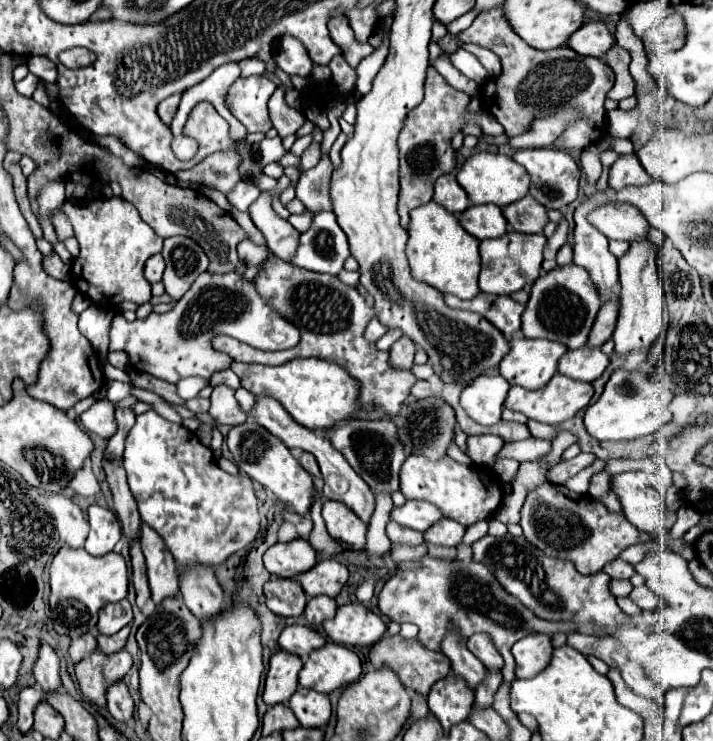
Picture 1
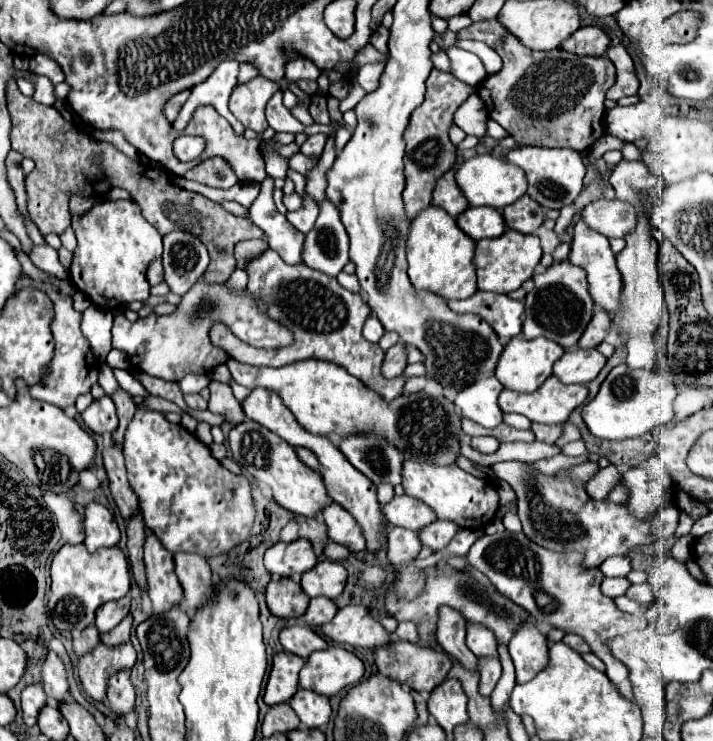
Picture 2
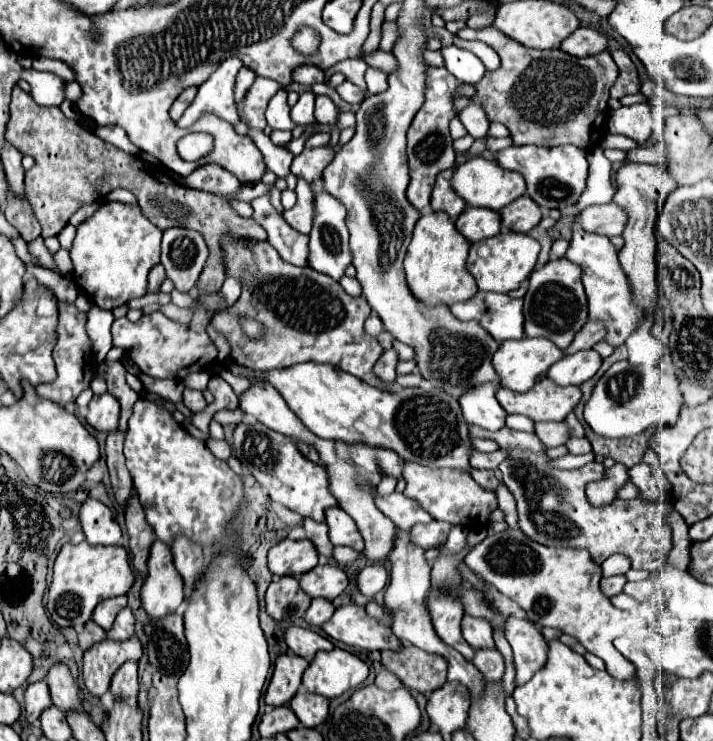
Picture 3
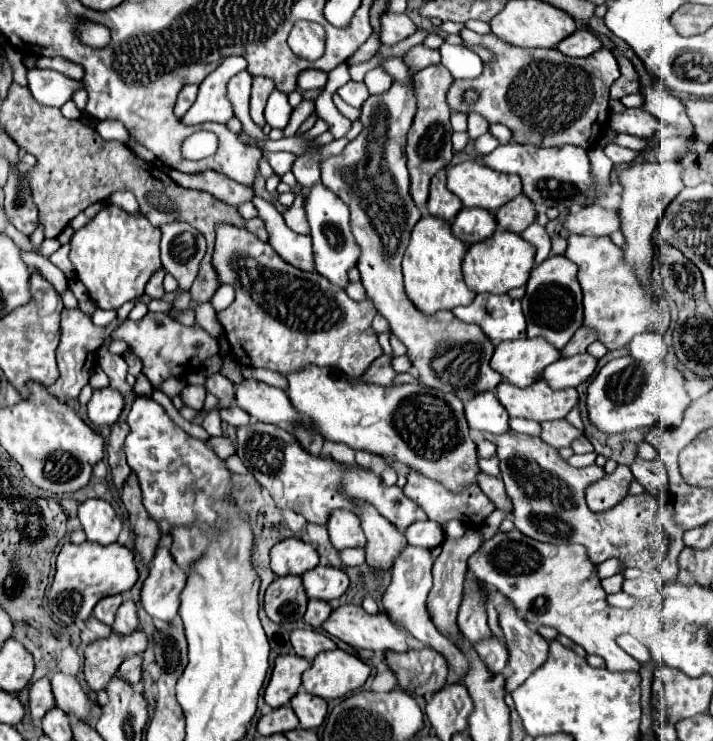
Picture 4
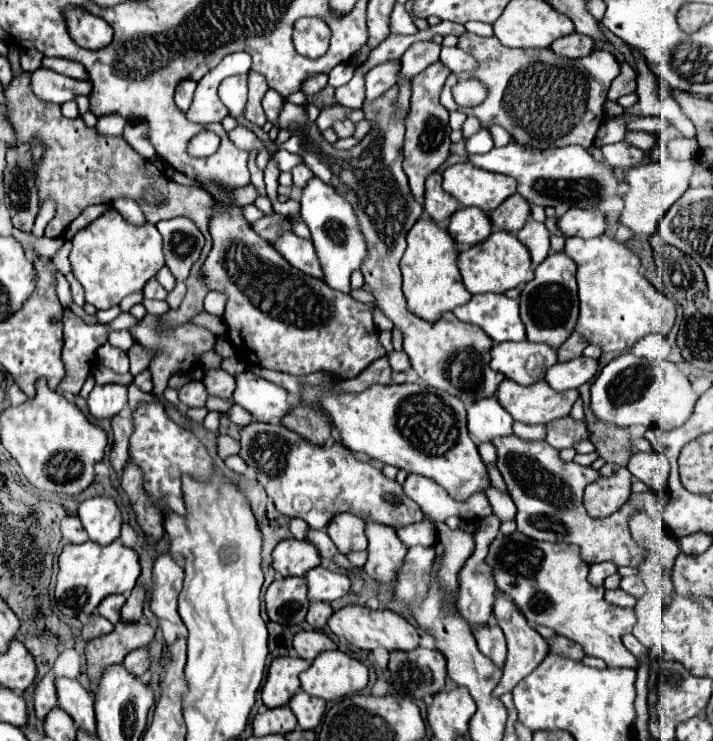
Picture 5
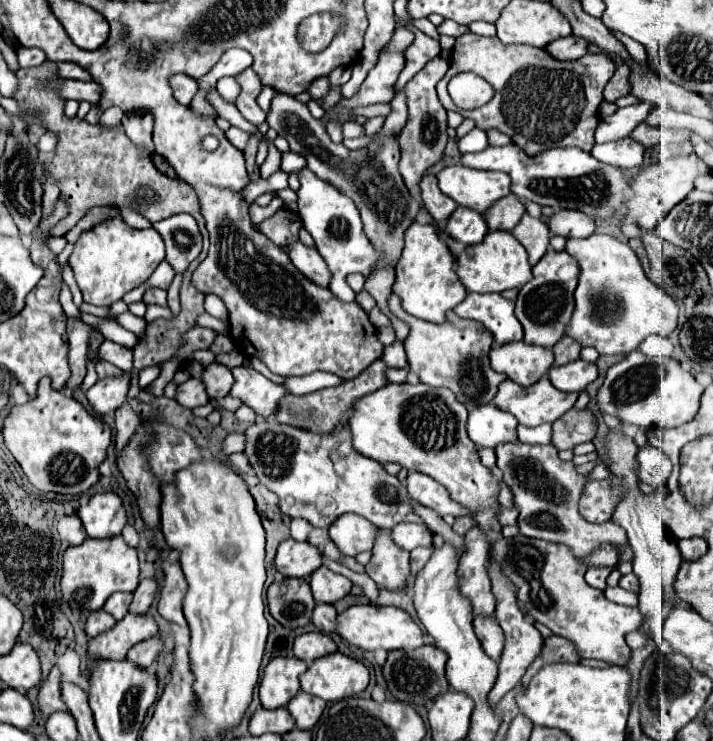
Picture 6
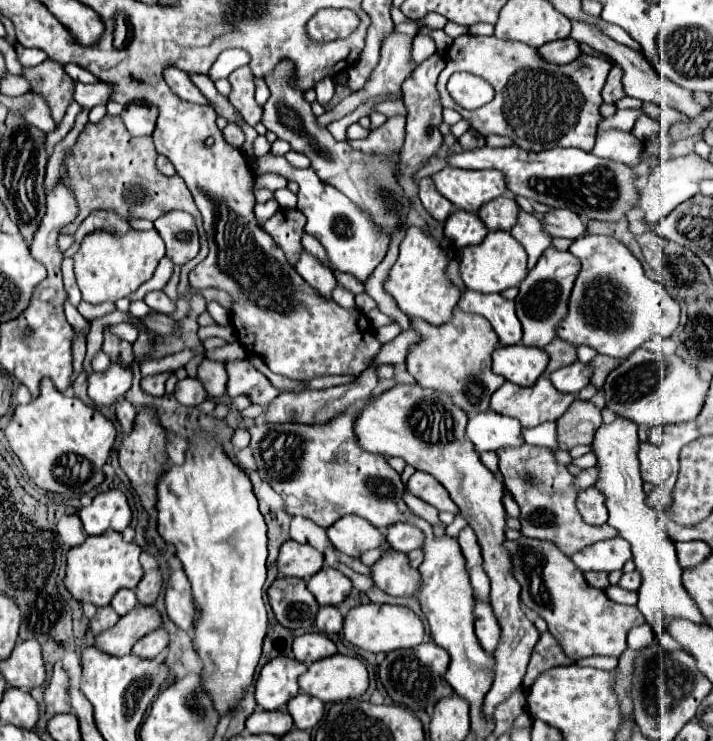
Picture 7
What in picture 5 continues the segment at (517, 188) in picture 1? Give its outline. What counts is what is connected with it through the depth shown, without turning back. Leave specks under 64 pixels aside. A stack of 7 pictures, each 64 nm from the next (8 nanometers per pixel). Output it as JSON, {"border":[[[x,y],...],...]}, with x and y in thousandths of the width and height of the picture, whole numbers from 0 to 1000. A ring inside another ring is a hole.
{"border":[[[651,219],[620,232],[620,254],[648,278],[668,278],[679,286],[690,286],[724,259],[724,243]]]}

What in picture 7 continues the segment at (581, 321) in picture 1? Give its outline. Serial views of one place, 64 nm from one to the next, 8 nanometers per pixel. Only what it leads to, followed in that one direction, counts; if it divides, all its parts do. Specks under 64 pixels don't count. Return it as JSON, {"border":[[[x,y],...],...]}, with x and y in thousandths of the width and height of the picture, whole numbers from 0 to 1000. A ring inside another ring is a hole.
{"border":[[[777,332],[766,335],[755,356],[729,381],[729,394],[724,399],[724,424],[732,437],[732,464],[763,470],[780,453],[783,435],[797,421],[797,399],[802,394],[805,378],[813,367],[813,351],[799,340],[785,340]]]}

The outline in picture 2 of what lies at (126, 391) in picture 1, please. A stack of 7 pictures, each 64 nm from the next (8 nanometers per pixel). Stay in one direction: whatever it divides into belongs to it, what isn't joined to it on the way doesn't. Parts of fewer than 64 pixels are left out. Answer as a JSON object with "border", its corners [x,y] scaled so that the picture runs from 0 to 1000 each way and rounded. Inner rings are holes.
{"border":[[[146,491],[146,494],[140,497],[137,516],[140,516],[140,521],[149,526],[151,534],[157,534],[157,529],[165,524],[165,516],[160,513],[160,502],[157,502],[157,497],[154,497],[151,491]]]}

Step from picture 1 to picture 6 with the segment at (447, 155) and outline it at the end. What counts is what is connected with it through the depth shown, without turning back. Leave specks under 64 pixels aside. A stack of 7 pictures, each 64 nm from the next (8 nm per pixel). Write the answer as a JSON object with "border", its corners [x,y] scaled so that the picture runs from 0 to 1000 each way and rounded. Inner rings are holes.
{"border":[[[612,76],[606,78],[586,100],[581,100],[581,105],[575,105],[569,111],[569,116],[564,119],[569,124],[569,140],[572,140],[572,165],[558,186],[561,192],[561,205],[564,205],[564,213],[561,213],[561,235],[575,256],[575,262],[589,273],[589,254],[586,254],[586,246],[592,240],[592,235],[606,224],[612,221],[620,208],[623,208],[623,197],[626,197],[626,189],[628,189],[628,181],[626,181],[626,148],[623,143],[617,140],[614,135],[614,127],[612,127],[612,113],[614,108],[626,100],[628,94],[628,84],[620,78],[620,76]]]}

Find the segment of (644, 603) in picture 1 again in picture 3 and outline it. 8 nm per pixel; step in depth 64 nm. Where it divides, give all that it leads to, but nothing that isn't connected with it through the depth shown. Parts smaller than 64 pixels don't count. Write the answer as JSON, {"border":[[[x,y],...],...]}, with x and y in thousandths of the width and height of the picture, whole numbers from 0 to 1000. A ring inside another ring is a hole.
{"border":[[[900,783],[900,785],[878,785],[875,791],[875,799],[886,807],[892,807],[895,812],[906,810],[912,802],[914,802],[914,783]]]}

